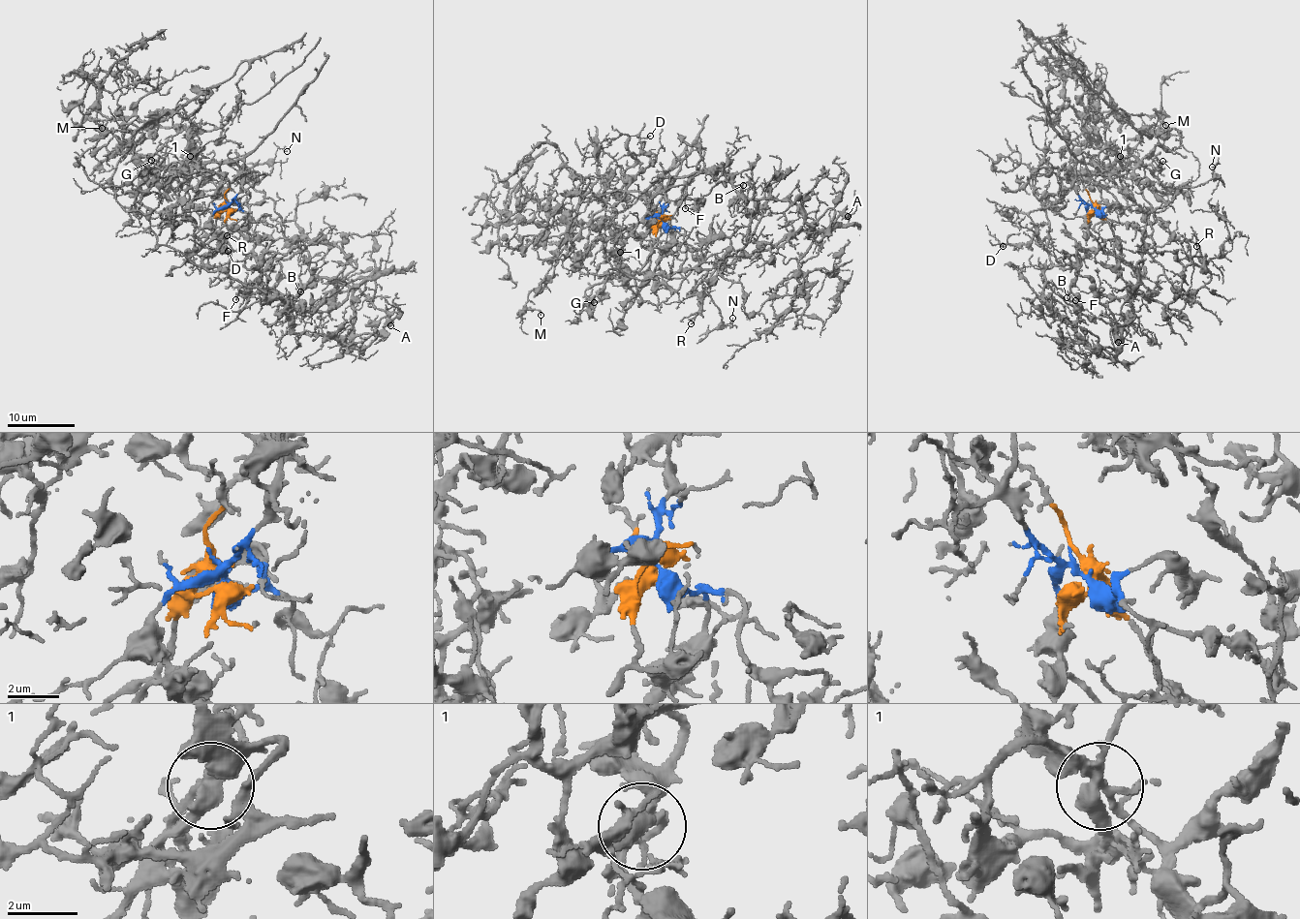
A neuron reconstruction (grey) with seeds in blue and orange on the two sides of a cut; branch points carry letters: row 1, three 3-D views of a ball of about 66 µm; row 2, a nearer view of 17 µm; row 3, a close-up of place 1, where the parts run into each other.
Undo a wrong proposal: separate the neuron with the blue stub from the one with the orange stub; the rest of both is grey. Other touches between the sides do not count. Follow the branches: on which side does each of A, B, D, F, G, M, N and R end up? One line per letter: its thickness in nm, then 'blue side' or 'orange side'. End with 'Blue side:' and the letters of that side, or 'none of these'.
A: calibre 600 nm; orange side
B: calibre 190 nm; orange side
D: calibre 120 nm; orange side
F: calibre 100 nm; orange side
G: calibre 120 nm; blue side
M: calibre 140 nm; blue side
N: calibre 70 nm; orange side
R: calibre 90 nm; orange side
Blue side: G, M

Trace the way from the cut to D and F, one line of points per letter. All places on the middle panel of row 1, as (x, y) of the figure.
D: (661, 221), (658, 247), (688, 243), (699, 261), (815, 229), (721, 170), (626, 191), (649, 135)
F: (661, 221), (658, 247), (688, 243), (699, 261), (815, 229), (721, 170), (687, 181), (685, 208)

